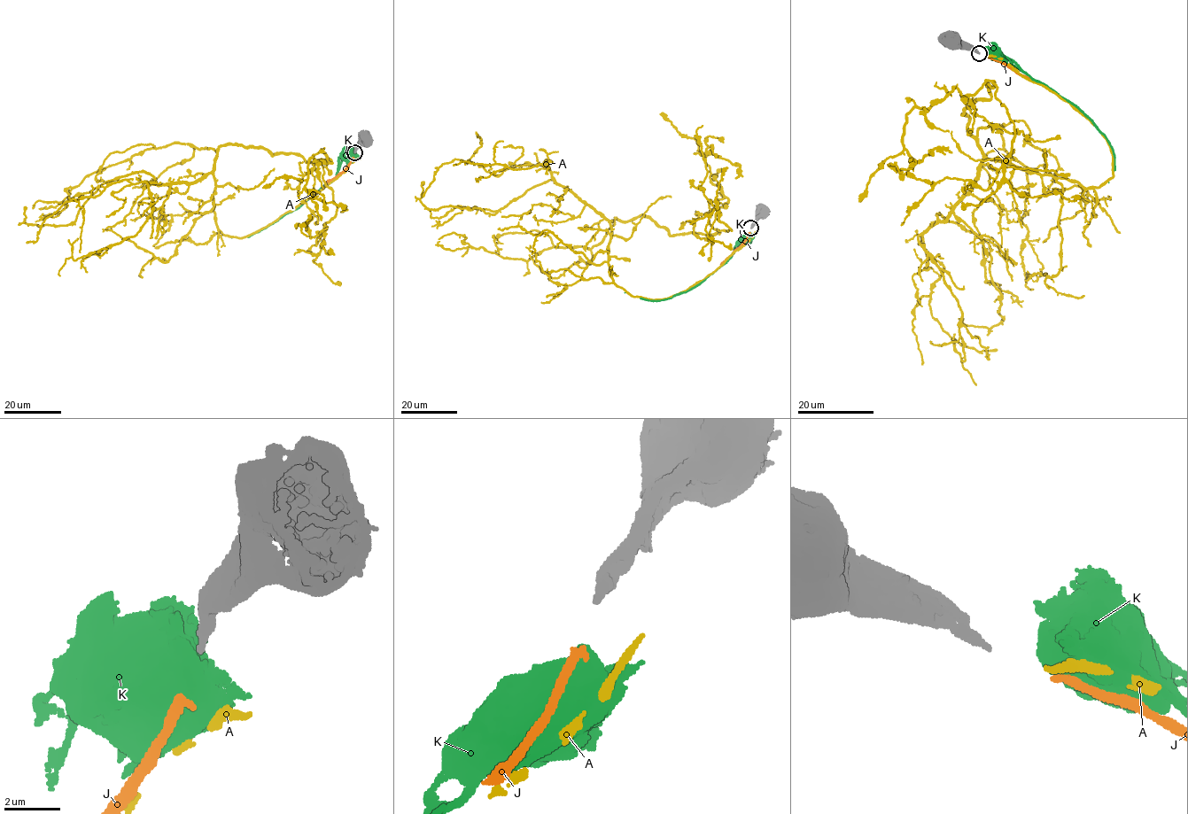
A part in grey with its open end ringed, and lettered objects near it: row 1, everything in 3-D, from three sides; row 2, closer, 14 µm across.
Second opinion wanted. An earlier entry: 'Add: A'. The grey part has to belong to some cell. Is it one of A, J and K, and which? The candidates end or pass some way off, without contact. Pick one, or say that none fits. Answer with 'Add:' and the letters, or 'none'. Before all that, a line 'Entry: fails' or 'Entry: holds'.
Entry: fails
Add: J

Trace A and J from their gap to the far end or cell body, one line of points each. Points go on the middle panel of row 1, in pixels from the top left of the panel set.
A: (755, 232), (667, 298), (633, 297), (609, 275), (616, 219), (731, 230), (701, 186), (702, 125)
J: (749, 233), (742, 245), (720, 264)

